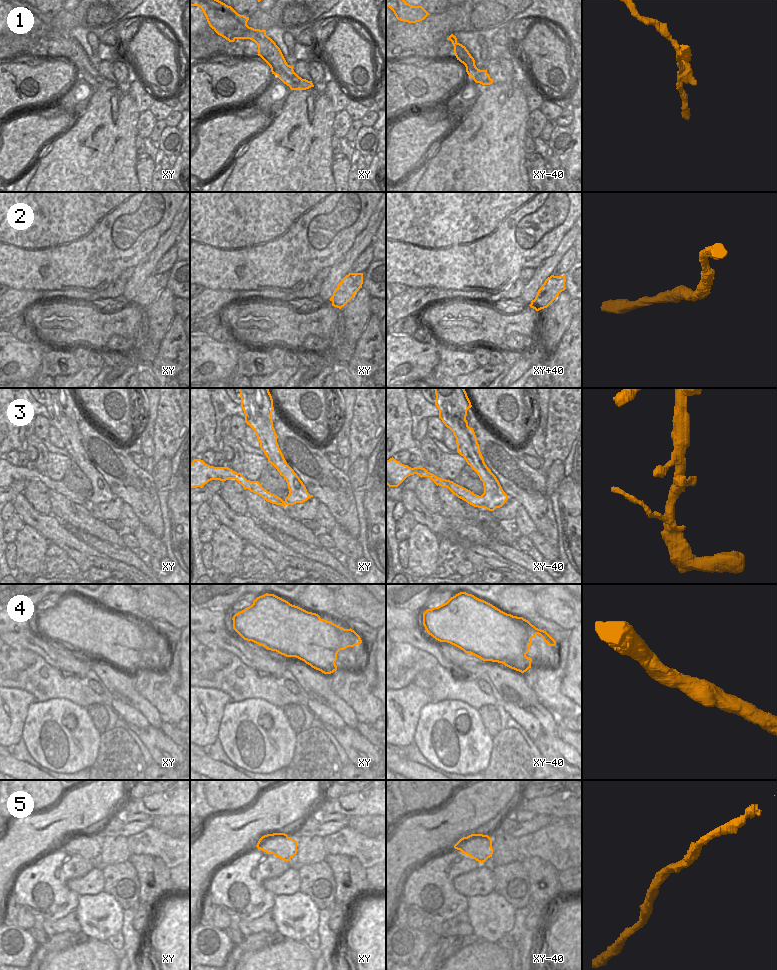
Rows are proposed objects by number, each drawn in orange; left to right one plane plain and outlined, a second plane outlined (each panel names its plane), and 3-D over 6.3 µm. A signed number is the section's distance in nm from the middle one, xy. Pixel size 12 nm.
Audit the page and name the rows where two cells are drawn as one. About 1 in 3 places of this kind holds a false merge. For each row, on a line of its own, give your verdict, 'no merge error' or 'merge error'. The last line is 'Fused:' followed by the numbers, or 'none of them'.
1: merge error
2: no merge error
3: no merge error
4: no merge error
5: no merge error
Fused: 1

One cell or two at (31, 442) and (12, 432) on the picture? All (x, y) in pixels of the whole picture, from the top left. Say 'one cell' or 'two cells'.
two cells

